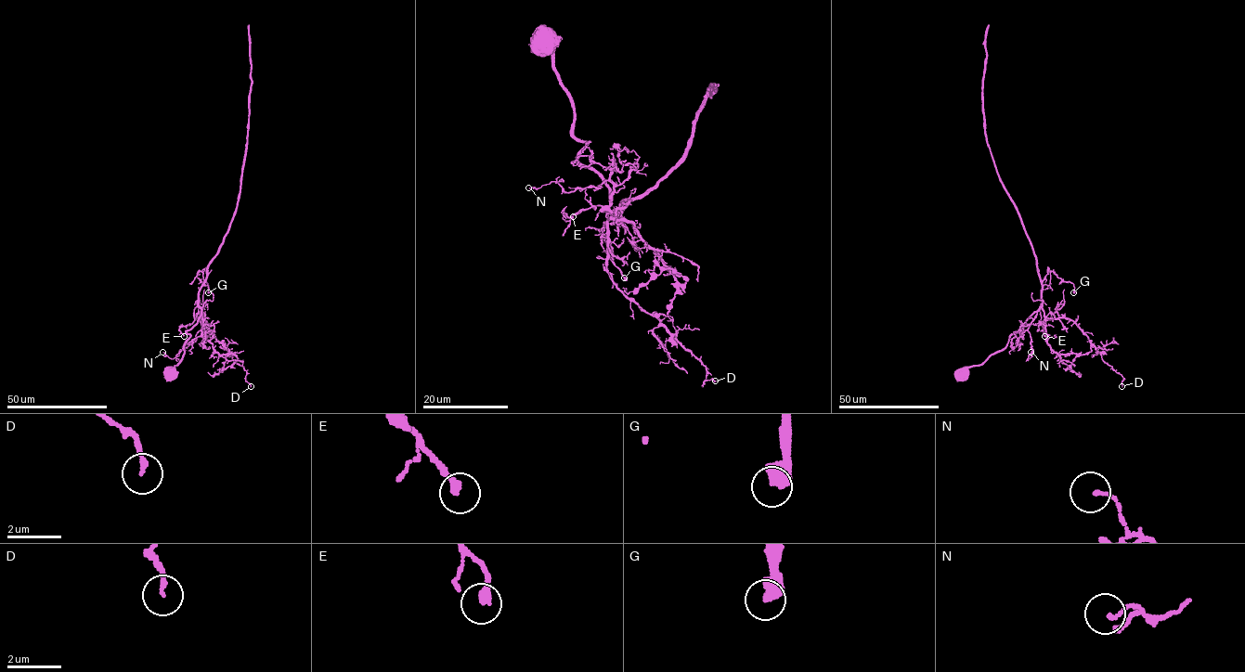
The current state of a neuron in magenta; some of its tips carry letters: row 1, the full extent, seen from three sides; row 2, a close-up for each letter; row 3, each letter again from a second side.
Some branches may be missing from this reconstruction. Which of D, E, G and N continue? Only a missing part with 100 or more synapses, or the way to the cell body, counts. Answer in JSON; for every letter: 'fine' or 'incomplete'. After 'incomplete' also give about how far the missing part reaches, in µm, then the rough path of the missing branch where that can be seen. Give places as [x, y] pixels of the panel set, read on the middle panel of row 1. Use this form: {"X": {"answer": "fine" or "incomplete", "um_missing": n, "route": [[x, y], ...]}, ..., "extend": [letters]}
{"D": {"answer": "fine"}, "E": {"answer": "fine"}, "G": {"answer": "fine"}, "N": {"answer": "fine"}, "extend": []}

